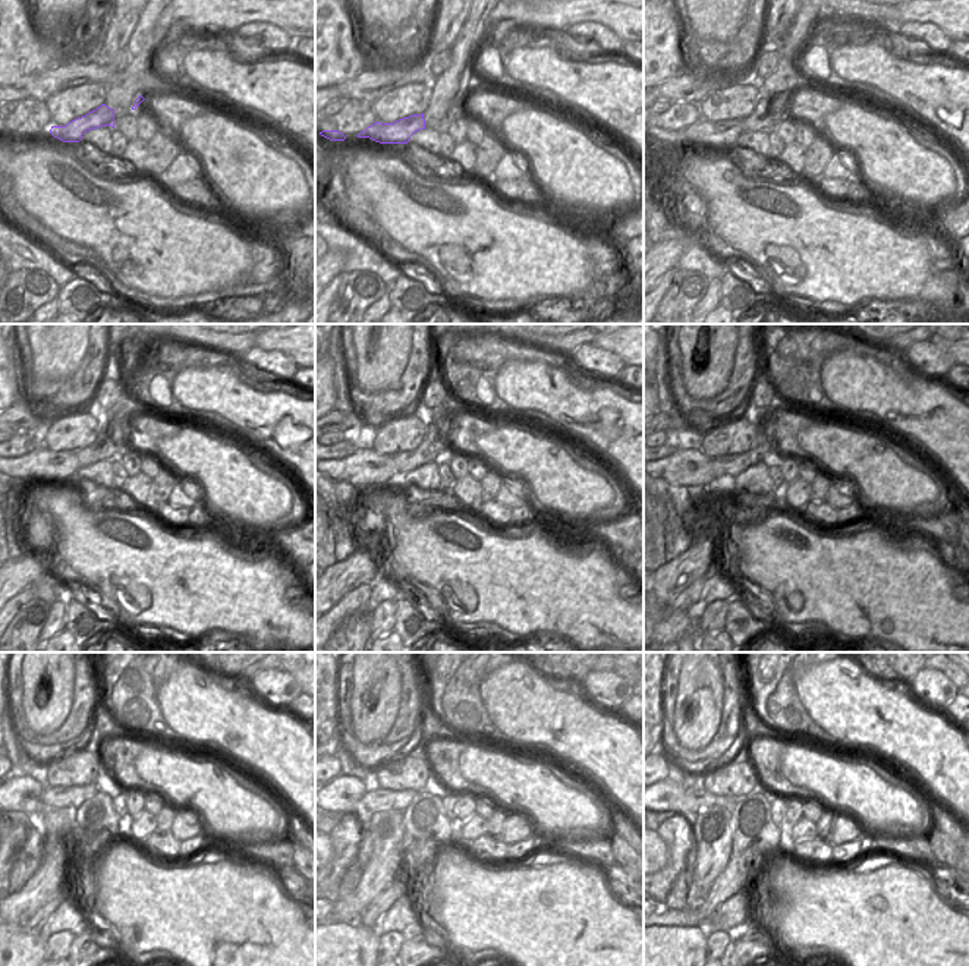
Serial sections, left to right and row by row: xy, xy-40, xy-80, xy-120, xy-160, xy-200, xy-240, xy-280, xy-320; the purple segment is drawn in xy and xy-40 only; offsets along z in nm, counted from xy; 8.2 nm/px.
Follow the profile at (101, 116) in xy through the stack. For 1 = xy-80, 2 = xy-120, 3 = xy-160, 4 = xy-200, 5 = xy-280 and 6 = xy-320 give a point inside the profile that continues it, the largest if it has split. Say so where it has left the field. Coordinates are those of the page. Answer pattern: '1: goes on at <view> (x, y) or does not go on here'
1: goes on at xy-80 (723, 134)
2: goes on at xy-120 (44, 463)
3: goes on at xy-160 (365, 468)
4: goes on at xy-200 (691, 468)
5: goes on at xy-280 (345, 792)
6: goes on at xy-320 (673, 790)

